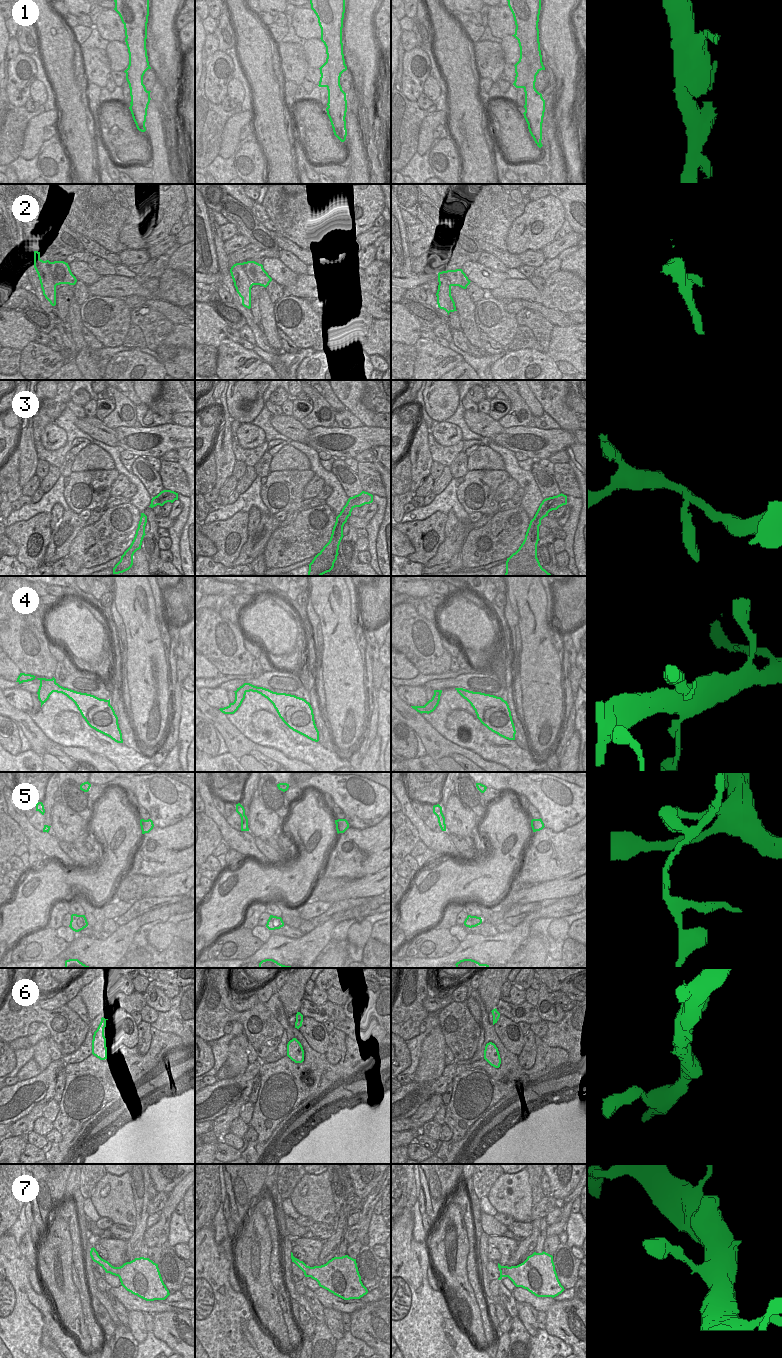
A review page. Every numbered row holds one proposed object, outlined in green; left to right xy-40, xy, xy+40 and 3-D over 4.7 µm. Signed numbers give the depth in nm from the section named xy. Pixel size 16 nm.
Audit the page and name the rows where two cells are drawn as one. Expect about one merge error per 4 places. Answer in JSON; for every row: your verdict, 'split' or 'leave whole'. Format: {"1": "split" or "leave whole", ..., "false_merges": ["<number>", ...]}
{"1": "split", "2": "split", "3": "leave whole", "4": "leave whole", "5": "split", "6": "leave whole", "7": "leave whole", "false_merges": ["1", "2", "5"]}

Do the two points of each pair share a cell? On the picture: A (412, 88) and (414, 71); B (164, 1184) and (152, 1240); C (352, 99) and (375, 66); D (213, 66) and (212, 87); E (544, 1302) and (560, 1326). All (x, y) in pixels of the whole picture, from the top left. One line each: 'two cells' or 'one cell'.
A: one cell
B: two cells
C: two cells
D: one cell
E: two cells

